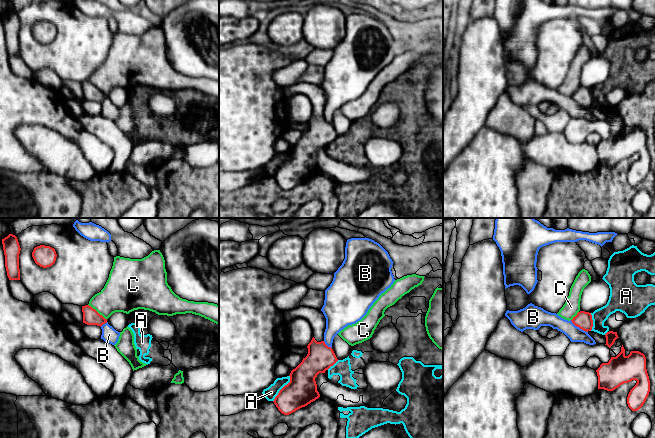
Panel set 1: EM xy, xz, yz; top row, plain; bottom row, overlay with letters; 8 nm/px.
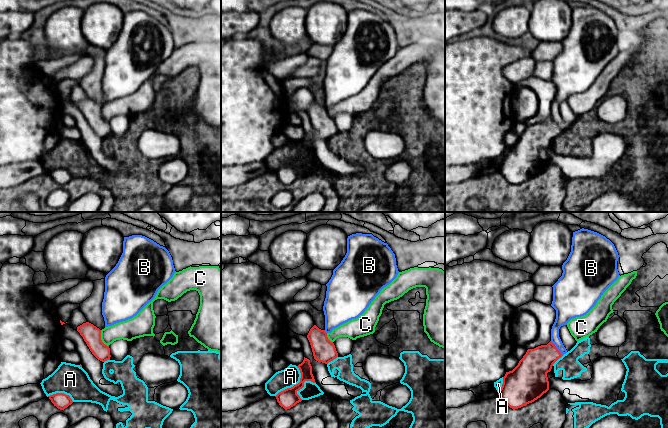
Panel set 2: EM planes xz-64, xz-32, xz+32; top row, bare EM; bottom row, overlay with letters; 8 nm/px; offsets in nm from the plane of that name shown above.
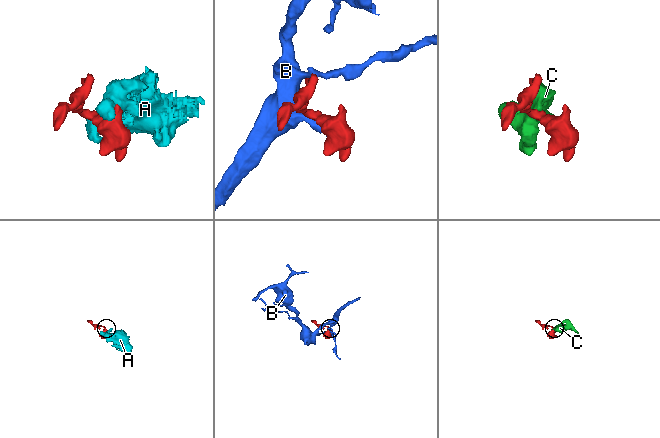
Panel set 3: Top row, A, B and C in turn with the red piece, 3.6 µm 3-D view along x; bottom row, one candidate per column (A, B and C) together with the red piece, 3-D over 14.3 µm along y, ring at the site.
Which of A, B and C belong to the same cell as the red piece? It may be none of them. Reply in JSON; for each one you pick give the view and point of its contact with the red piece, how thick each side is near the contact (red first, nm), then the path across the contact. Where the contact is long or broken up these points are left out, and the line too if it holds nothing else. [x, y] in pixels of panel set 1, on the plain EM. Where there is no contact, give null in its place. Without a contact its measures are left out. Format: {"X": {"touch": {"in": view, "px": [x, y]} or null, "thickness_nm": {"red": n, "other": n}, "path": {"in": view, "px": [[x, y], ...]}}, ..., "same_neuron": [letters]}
{"C": {"touch": {"in": "xy", "px": [96, 87]}, "thickness_nm": {"red": 130, "other": 300}, "path": {"in": "xy", "px": [[90, 92], [96, 87], [121, 69]]}}, "same_neuron": ["C"]}

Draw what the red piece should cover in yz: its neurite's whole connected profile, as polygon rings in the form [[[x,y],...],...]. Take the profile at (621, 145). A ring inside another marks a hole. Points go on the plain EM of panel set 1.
[[[622,121],[621,128],[616,133],[611,133],[608,139],[602,139],[596,148],[598,165],[607,167],[613,167],[624,159],[636,156],[636,161],[628,170],[627,180],[632,187],[637,187],[643,182],[650,168],[646,133],[643,129],[631,127],[626,132]]]

